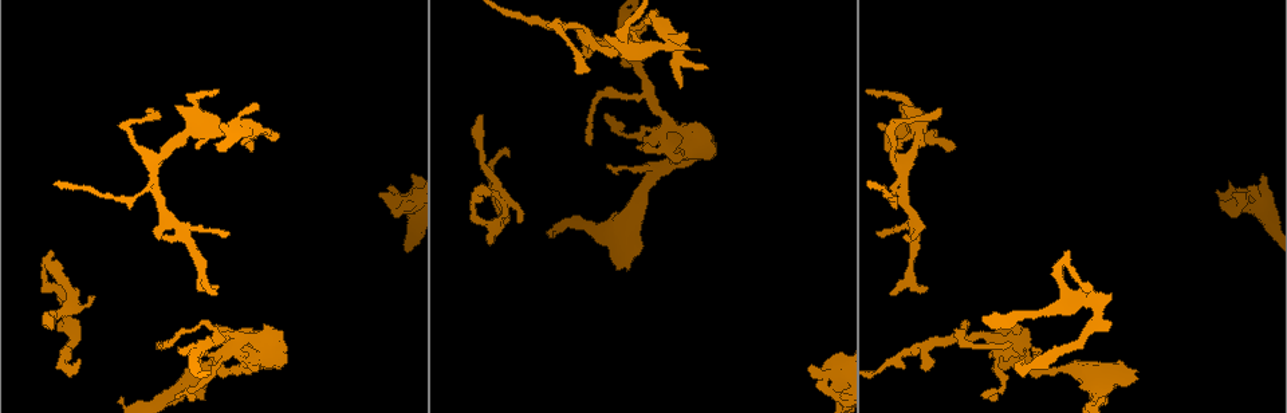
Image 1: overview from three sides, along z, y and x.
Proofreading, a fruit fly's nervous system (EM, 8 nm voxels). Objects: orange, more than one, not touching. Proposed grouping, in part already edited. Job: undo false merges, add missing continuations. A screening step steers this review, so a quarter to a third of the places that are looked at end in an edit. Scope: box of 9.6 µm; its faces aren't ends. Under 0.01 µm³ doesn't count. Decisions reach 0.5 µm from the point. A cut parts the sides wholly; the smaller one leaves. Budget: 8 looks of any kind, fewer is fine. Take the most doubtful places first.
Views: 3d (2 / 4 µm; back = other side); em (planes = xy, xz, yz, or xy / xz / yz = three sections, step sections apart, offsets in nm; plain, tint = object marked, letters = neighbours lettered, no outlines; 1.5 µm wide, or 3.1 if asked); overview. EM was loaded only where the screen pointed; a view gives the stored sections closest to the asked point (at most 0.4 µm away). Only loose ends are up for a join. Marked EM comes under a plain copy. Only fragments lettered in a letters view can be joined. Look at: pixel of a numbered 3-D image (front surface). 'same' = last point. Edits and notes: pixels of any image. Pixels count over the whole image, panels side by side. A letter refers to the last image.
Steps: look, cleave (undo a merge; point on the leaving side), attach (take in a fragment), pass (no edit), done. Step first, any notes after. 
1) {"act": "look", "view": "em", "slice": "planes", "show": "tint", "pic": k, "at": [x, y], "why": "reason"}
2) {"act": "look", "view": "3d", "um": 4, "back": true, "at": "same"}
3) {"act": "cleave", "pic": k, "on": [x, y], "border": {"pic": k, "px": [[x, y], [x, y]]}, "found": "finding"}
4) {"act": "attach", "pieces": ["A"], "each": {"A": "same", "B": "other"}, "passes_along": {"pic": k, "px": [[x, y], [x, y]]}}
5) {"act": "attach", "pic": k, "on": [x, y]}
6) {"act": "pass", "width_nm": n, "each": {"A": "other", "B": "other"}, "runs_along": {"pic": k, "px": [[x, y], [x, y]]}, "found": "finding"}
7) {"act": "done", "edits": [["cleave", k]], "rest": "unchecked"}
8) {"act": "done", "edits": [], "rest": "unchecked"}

{"act": "look", "view": "3d", "um": 2, "back": true, "pic": 1, "at": [80, 361], "why": "long arm stops here"}

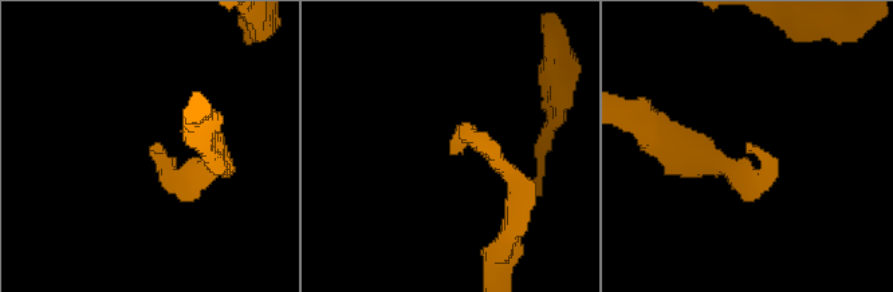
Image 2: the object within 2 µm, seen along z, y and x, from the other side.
{"act": "look", "view": "em", "slice": "planes", "show": "letters", "pic": 2, "at": [747, 149]}

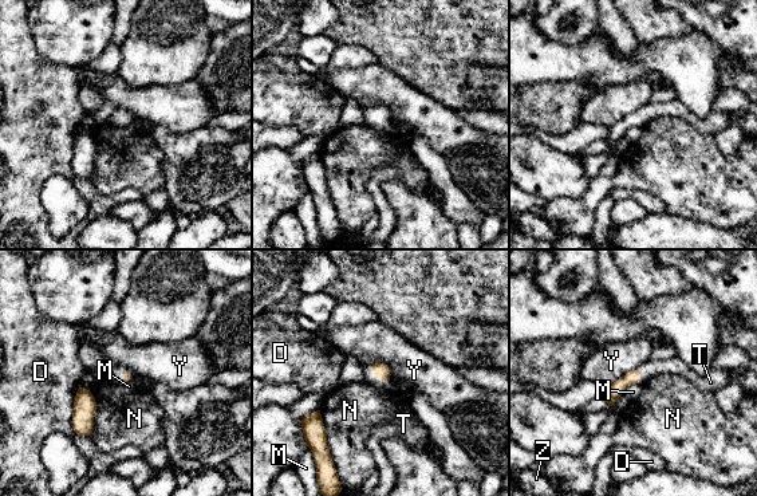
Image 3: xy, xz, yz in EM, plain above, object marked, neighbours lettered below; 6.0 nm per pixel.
{"act": "attach", "pic": 3, "on": [390, 389], "longest_contact_nm": ["D", 300], "each": {"D": "other", "M": "other", "N": "other", "T": "same", "Y": "other", "Z": "other"}, "passes_along": {"pic": 3, "px": [[382, 372], [377, 377], [390, 389]]}, "found": "it goes on there"}

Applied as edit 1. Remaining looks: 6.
{"act": "look", "view": "overview", "why": "redraw"}

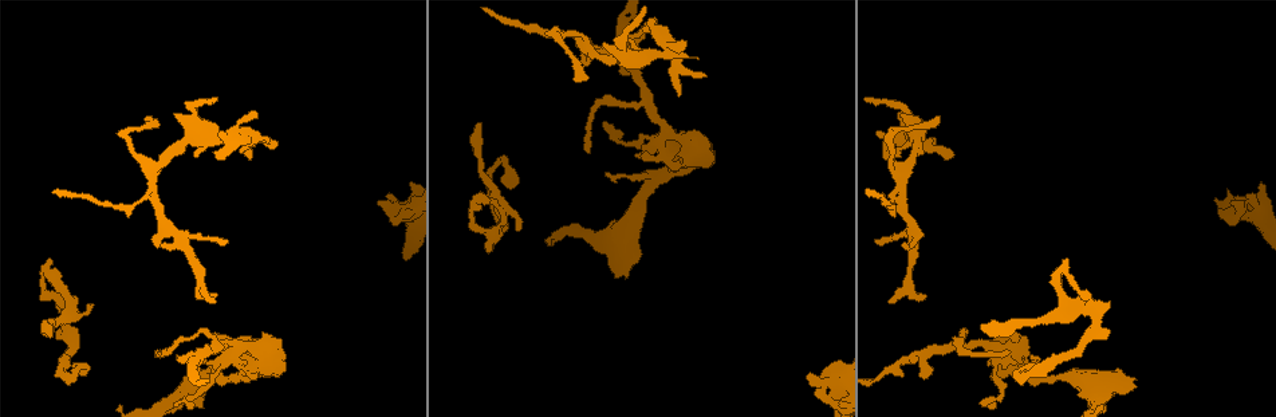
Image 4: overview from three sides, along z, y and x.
{"act": "look", "view": "em", "slice": "planes", "show": "letters", "pic": 4, "at": [806, 376], "why": "stops while still wide"}

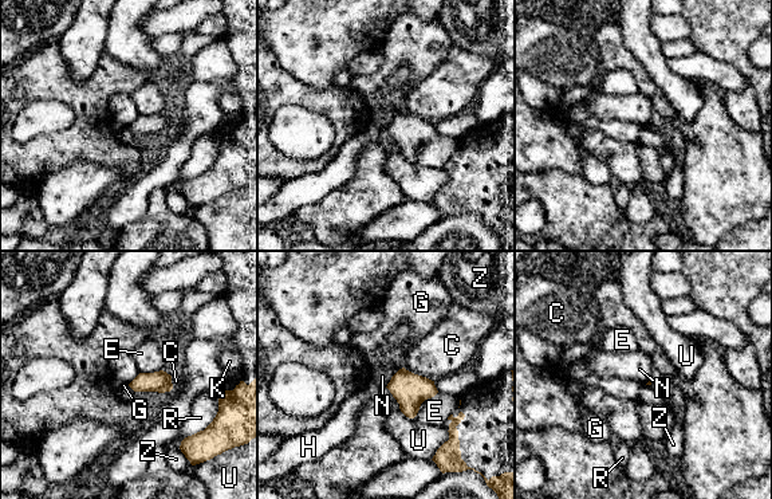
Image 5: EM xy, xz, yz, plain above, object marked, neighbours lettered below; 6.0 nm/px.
{"act": "pass", "each": {"C": "other", "E": "other", "G": "other", "H": "other", "K": "other", "N": "other", "R": "other", "U": "other", "Z": "other"}, "border": {"pic": 5, "px": [[402, 368], [392, 377], [386, 386]]}, "found": "none of them fits"}

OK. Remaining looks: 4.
{"act": "look", "view": "em", "slice": "xy", "step": 8, "show": "tint", "pic": 4, "at": [472, 216], "why": "abrupt turn"}

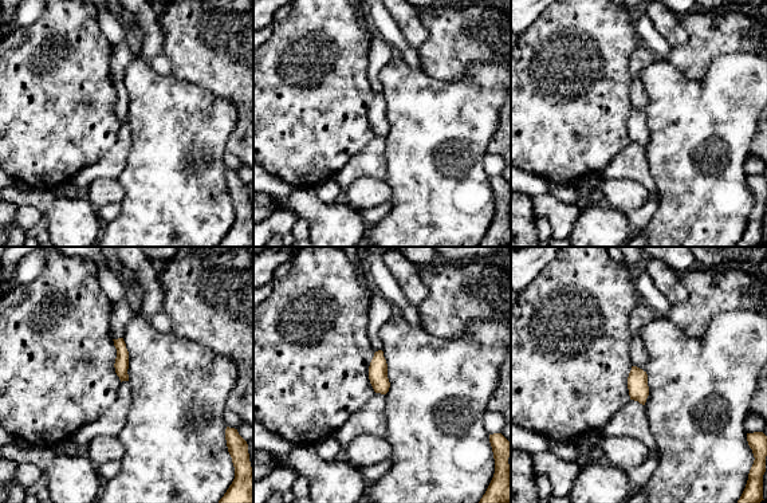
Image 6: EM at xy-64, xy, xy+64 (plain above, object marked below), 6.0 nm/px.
{"act": "look", "view": "em", "slice": "planes", "show": "letters", "at": "same", "why": "another direction"}

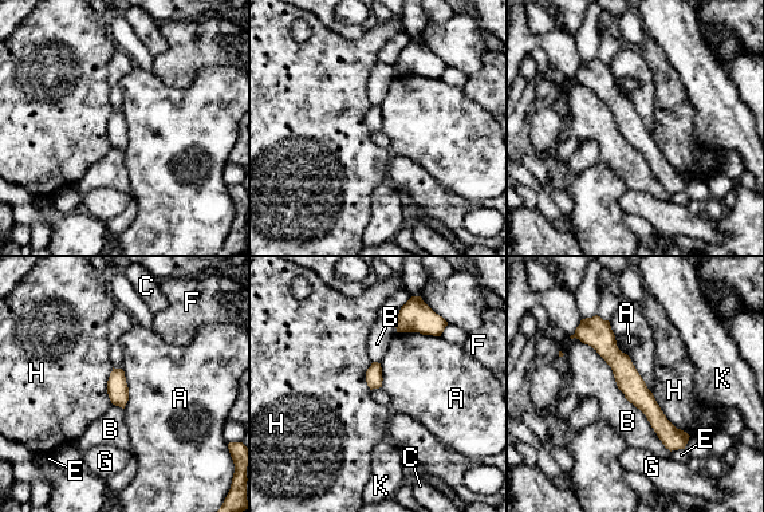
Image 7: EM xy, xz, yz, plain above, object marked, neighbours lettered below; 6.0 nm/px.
{"act": "pass", "longest_contact_nm": ["B", 440], "each": {"A": "other", "B": "other", "C": "other", "E": "other", "F": "other", "G": "other", "H": "other", "K": "other"}, "border": {"pic": 7, "px": [[397, 331], [418, 331], [440, 337]]}, "found": "continuous, no second neuron"}

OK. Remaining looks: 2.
{"act": "done", "edits": [["attach", 3]], "rest": "unchecked"}

